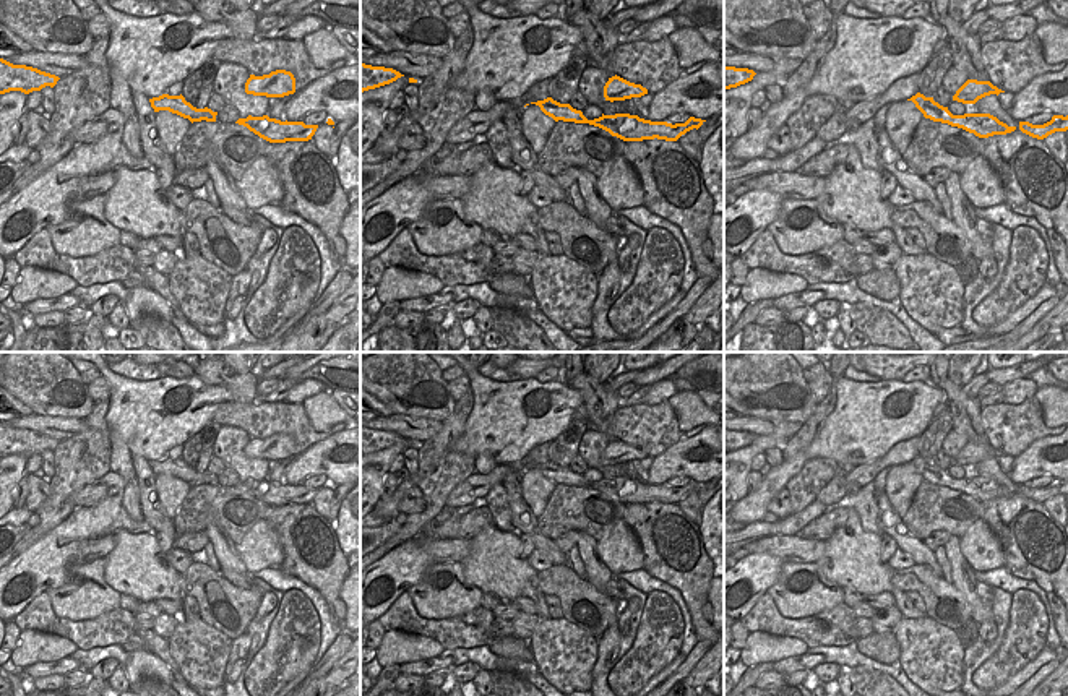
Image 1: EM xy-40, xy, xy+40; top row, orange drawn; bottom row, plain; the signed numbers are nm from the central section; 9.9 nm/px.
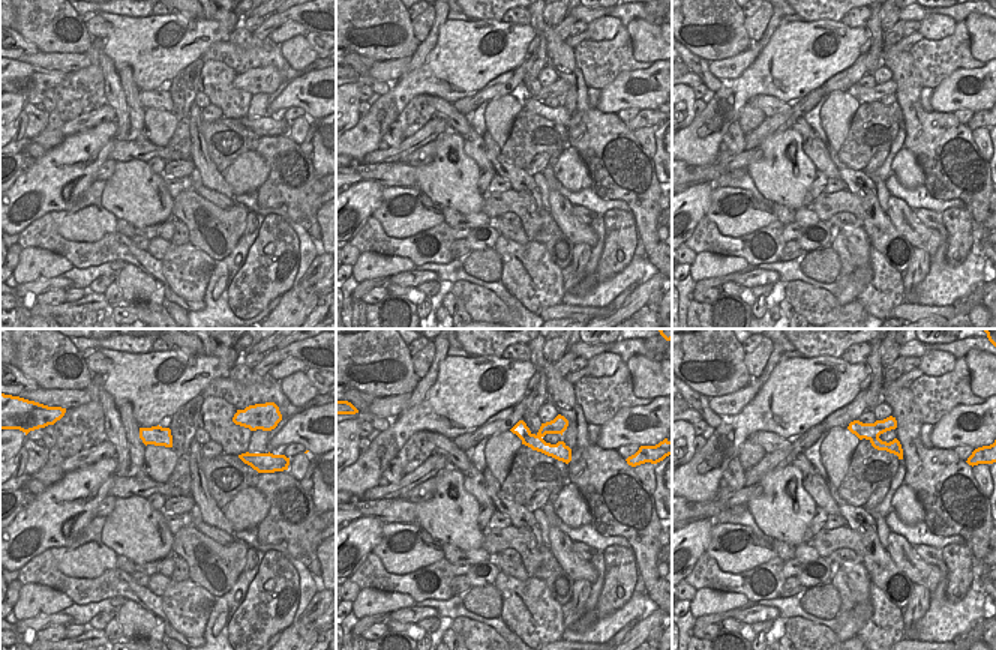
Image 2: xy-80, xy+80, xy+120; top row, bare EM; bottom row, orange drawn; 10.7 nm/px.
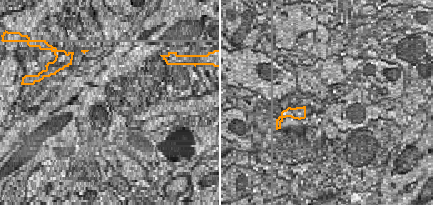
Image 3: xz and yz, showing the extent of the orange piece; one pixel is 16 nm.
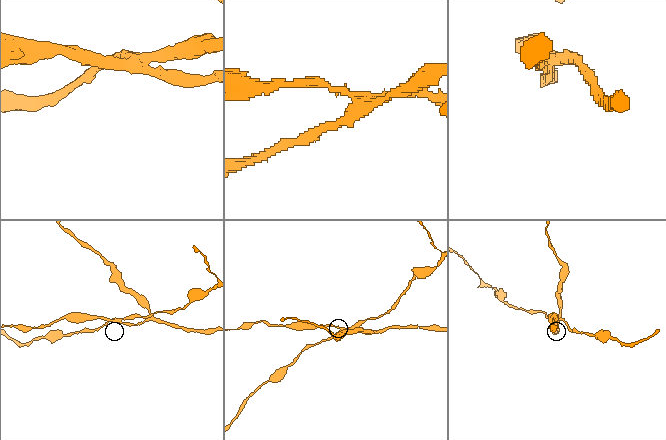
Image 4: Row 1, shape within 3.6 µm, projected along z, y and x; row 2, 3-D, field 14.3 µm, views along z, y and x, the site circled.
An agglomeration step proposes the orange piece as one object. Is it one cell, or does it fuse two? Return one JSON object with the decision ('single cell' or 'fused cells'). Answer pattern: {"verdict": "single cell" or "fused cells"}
{"verdict": "fused cells"}

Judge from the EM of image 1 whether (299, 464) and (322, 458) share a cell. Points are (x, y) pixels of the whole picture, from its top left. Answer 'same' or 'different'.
same

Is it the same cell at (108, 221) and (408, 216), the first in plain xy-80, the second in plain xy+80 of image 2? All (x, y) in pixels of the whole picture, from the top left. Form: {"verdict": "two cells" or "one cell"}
{"verdict": "one cell"}

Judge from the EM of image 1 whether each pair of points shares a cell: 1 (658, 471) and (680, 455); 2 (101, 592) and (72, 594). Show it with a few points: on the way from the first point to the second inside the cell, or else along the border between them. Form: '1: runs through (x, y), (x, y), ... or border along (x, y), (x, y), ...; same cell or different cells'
1: runs through (663, 468), (676, 459); same cell
2: runs through (94, 594), (78, 594); same cell

